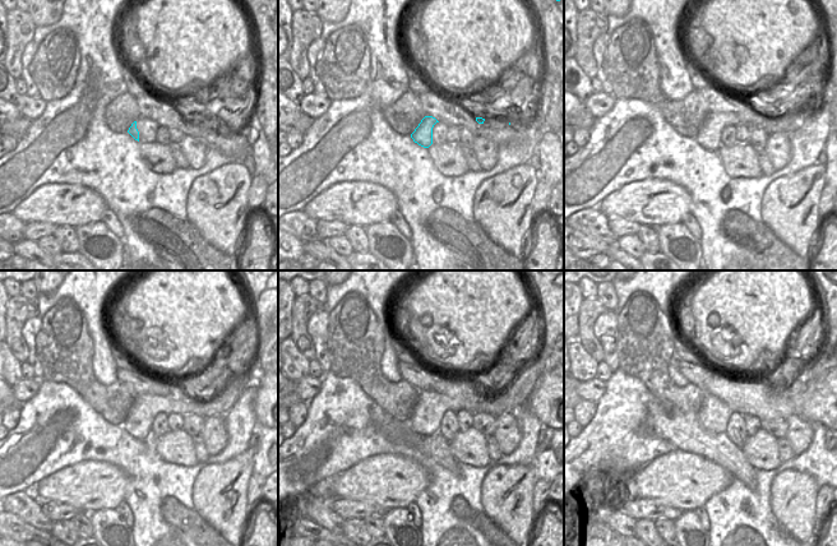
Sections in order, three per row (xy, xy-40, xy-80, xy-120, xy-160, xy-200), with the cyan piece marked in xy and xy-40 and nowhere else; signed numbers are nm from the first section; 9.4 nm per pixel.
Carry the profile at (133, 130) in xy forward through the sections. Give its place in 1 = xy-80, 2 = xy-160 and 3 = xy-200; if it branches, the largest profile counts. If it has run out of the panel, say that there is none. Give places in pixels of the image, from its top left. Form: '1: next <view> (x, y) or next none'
1: next xy-80 (708, 137)
2: next xy-160 (511, 399)
3: next xy-200 (823, 362)

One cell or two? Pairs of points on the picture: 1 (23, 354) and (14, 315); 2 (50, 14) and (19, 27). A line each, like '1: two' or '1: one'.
1: one
2: two

